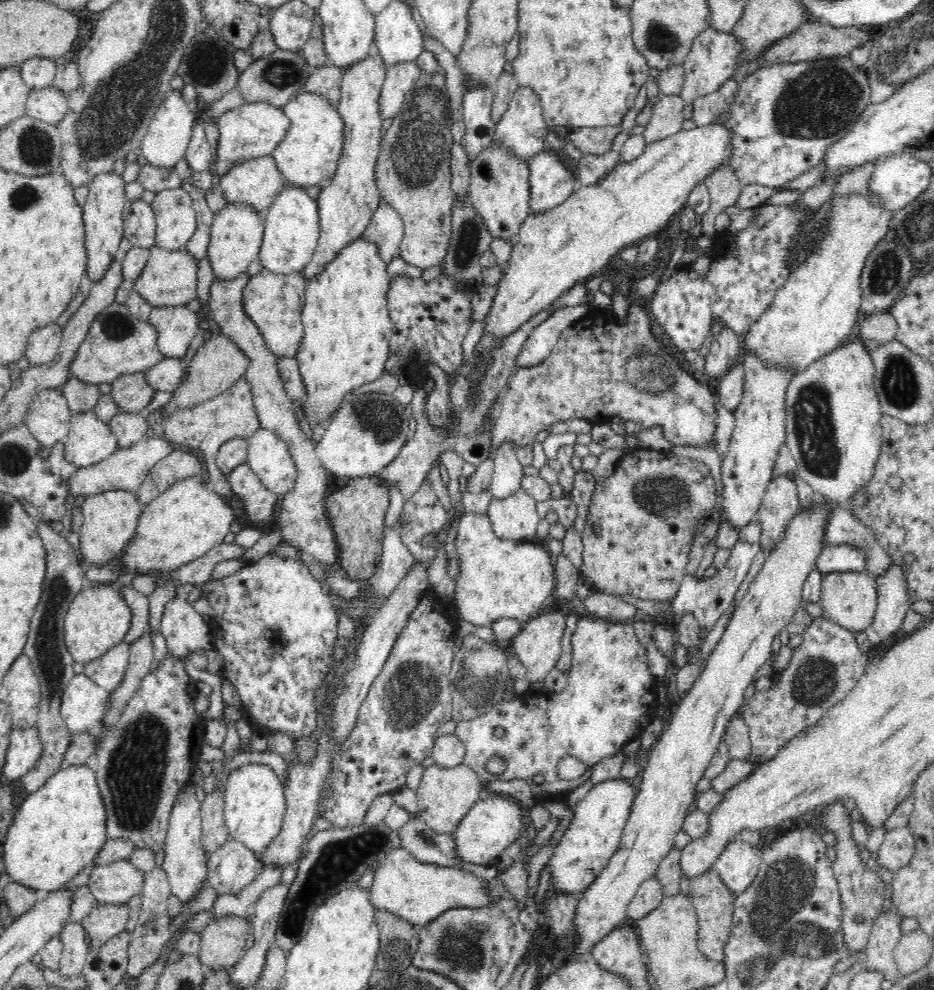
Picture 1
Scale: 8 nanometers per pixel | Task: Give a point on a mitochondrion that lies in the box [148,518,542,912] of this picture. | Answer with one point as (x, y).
(410, 696)

